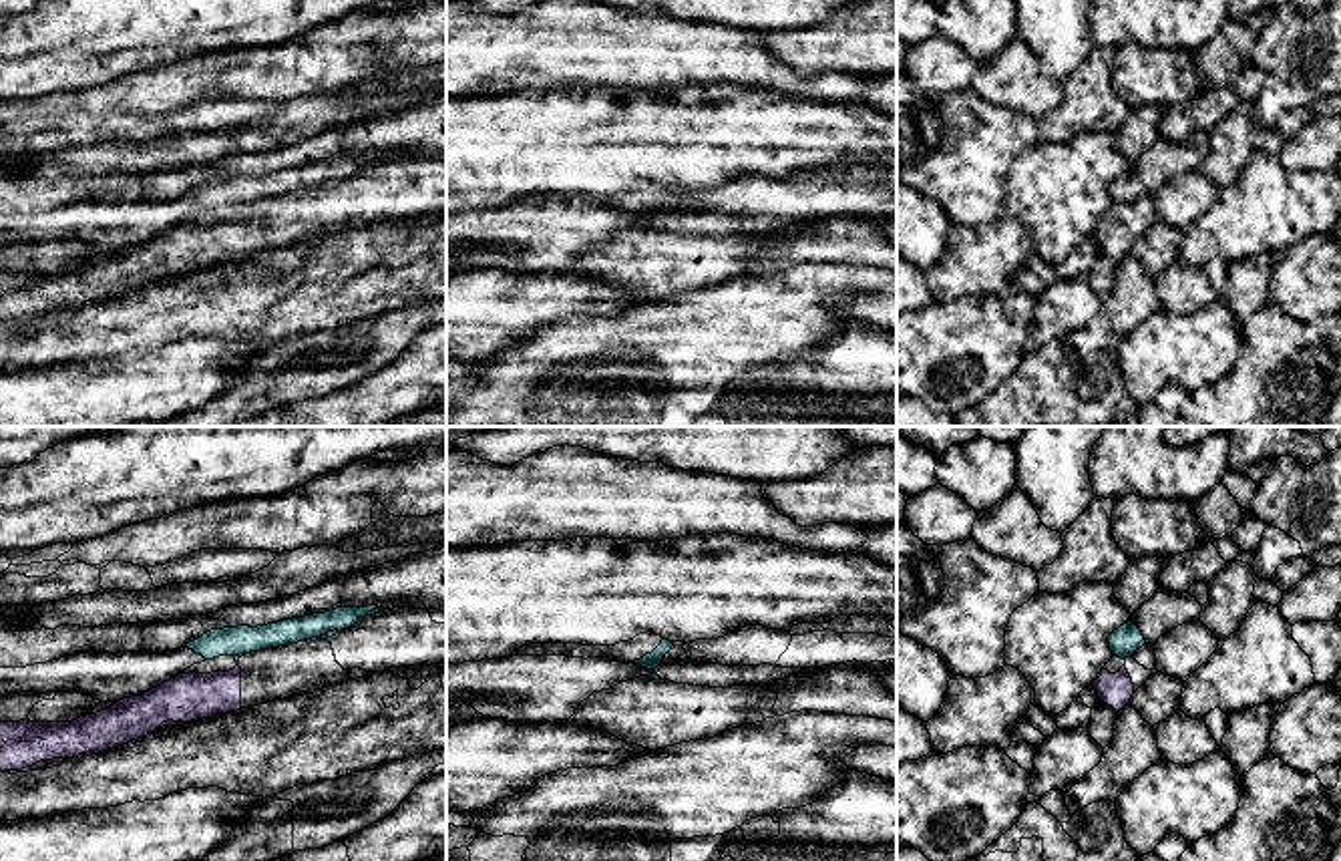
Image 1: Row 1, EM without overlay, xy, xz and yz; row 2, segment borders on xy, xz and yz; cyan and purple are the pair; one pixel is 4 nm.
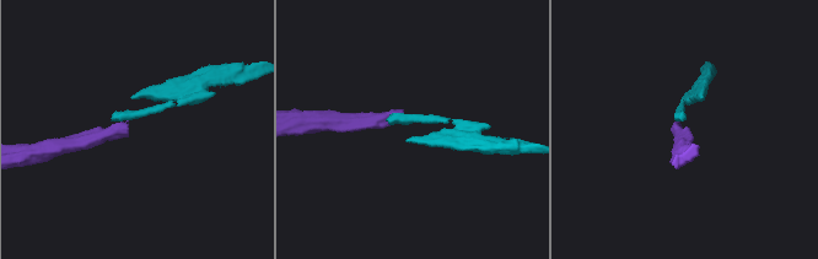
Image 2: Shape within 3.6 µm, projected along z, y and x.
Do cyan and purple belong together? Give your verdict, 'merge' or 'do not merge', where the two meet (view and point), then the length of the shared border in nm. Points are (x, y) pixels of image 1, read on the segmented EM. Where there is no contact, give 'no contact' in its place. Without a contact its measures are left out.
do not merge | xy (238, 654) | 30 nm

